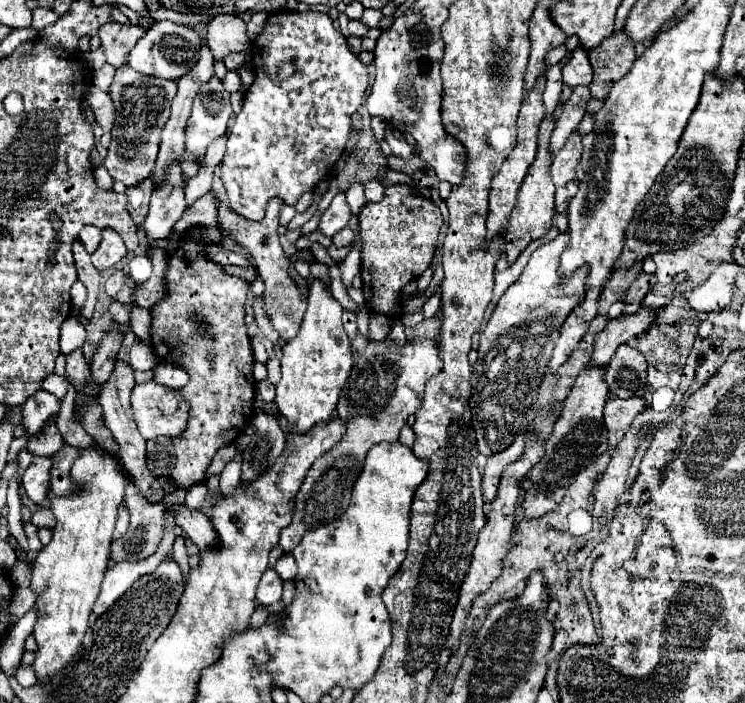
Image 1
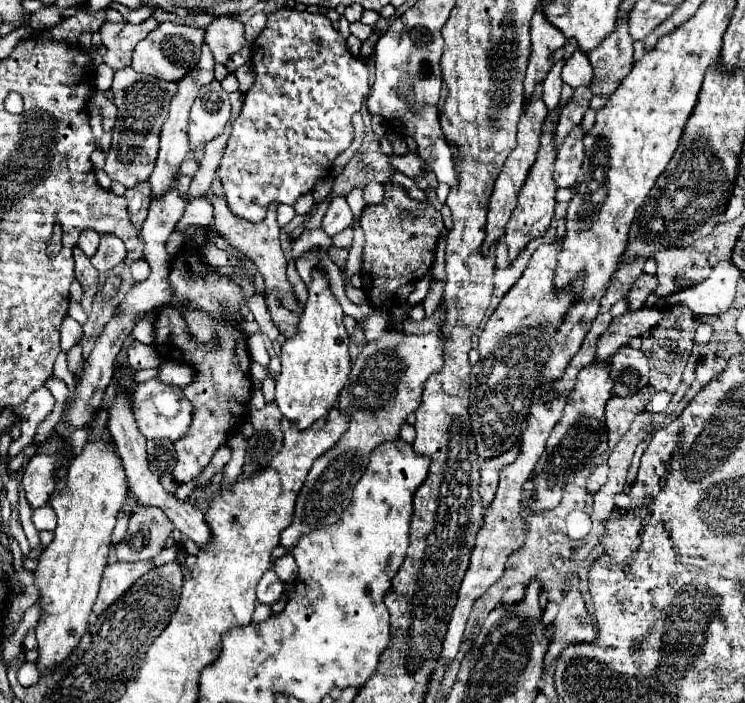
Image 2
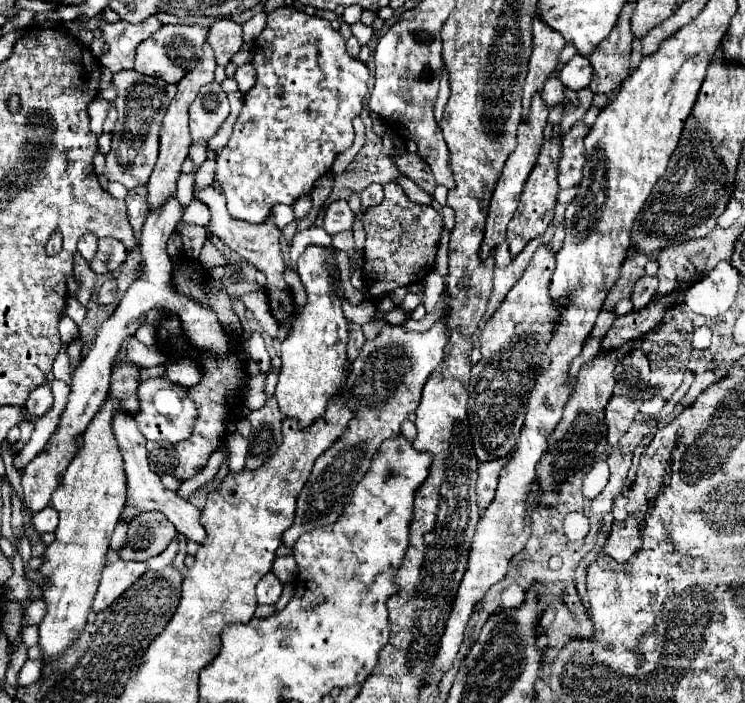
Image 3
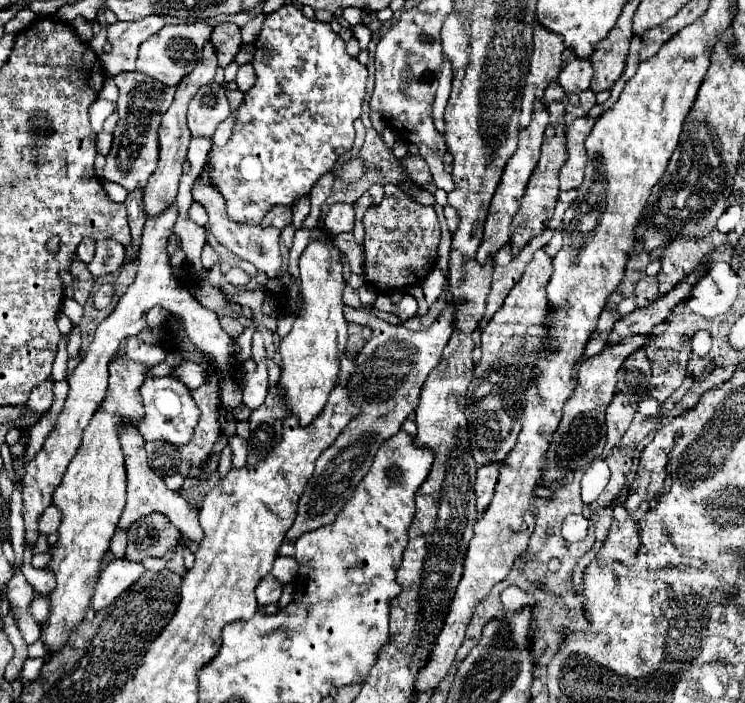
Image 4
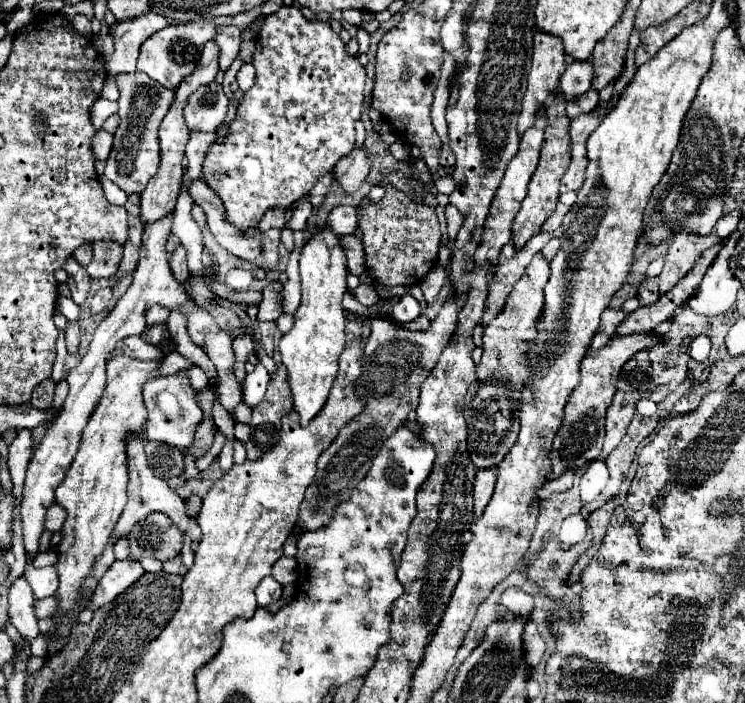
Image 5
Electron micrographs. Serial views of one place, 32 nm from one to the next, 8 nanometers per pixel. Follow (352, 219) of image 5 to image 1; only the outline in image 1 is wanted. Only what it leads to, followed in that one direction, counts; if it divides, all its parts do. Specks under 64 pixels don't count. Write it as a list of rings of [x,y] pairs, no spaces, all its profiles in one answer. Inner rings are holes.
[[[340,192],[340,194],[334,196],[332,204],[330,204],[328,210],[324,212],[318,228],[320,228],[326,236],[332,238],[334,234],[338,234],[340,230],[344,230],[344,228],[348,226],[350,216],[352,216],[352,212],[350,212],[350,206],[348,206],[346,196]]]

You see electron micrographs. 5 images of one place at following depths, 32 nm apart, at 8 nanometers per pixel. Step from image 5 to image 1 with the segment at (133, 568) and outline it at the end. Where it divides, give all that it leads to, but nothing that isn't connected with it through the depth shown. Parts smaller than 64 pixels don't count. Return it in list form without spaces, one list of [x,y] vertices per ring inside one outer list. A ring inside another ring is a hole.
[[[166,512],[166,524],[168,524],[166,534],[164,534],[164,538],[160,542],[160,550],[154,556],[150,556],[150,558],[146,558],[142,562],[118,562],[118,564],[108,566],[108,570],[104,574],[104,580],[102,580],[100,596],[98,596],[96,604],[94,604],[94,614],[96,616],[104,614],[140,576],[150,574],[150,572],[156,570],[162,556],[174,544],[174,518],[168,512]]]

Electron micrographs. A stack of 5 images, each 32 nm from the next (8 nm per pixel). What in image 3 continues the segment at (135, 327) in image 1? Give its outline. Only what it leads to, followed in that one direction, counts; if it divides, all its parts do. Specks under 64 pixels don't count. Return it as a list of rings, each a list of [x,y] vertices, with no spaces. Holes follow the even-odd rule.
[[[145,323],[140,326],[140,328],[138,328],[135,337],[143,344],[146,344],[147,346],[152,346],[156,342],[155,327]]]

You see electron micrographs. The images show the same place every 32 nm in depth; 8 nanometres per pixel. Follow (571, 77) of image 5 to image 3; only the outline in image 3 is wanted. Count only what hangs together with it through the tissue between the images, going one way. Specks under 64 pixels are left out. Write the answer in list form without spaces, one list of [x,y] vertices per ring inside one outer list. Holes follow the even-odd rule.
[[[576,54],[562,70],[560,70],[560,82],[568,88],[568,90],[582,90],[588,88],[590,80],[592,80],[592,66],[588,62],[588,58]]]

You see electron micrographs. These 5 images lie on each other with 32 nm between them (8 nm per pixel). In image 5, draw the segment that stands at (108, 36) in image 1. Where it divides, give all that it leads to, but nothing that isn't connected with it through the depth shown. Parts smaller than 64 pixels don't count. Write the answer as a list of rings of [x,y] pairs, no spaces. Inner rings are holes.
[[[144,14],[132,20],[118,22],[114,26],[114,54],[104,58],[108,74],[118,72],[134,72],[140,46],[146,38],[150,38],[154,32],[162,30],[168,24],[166,18],[158,14]]]

